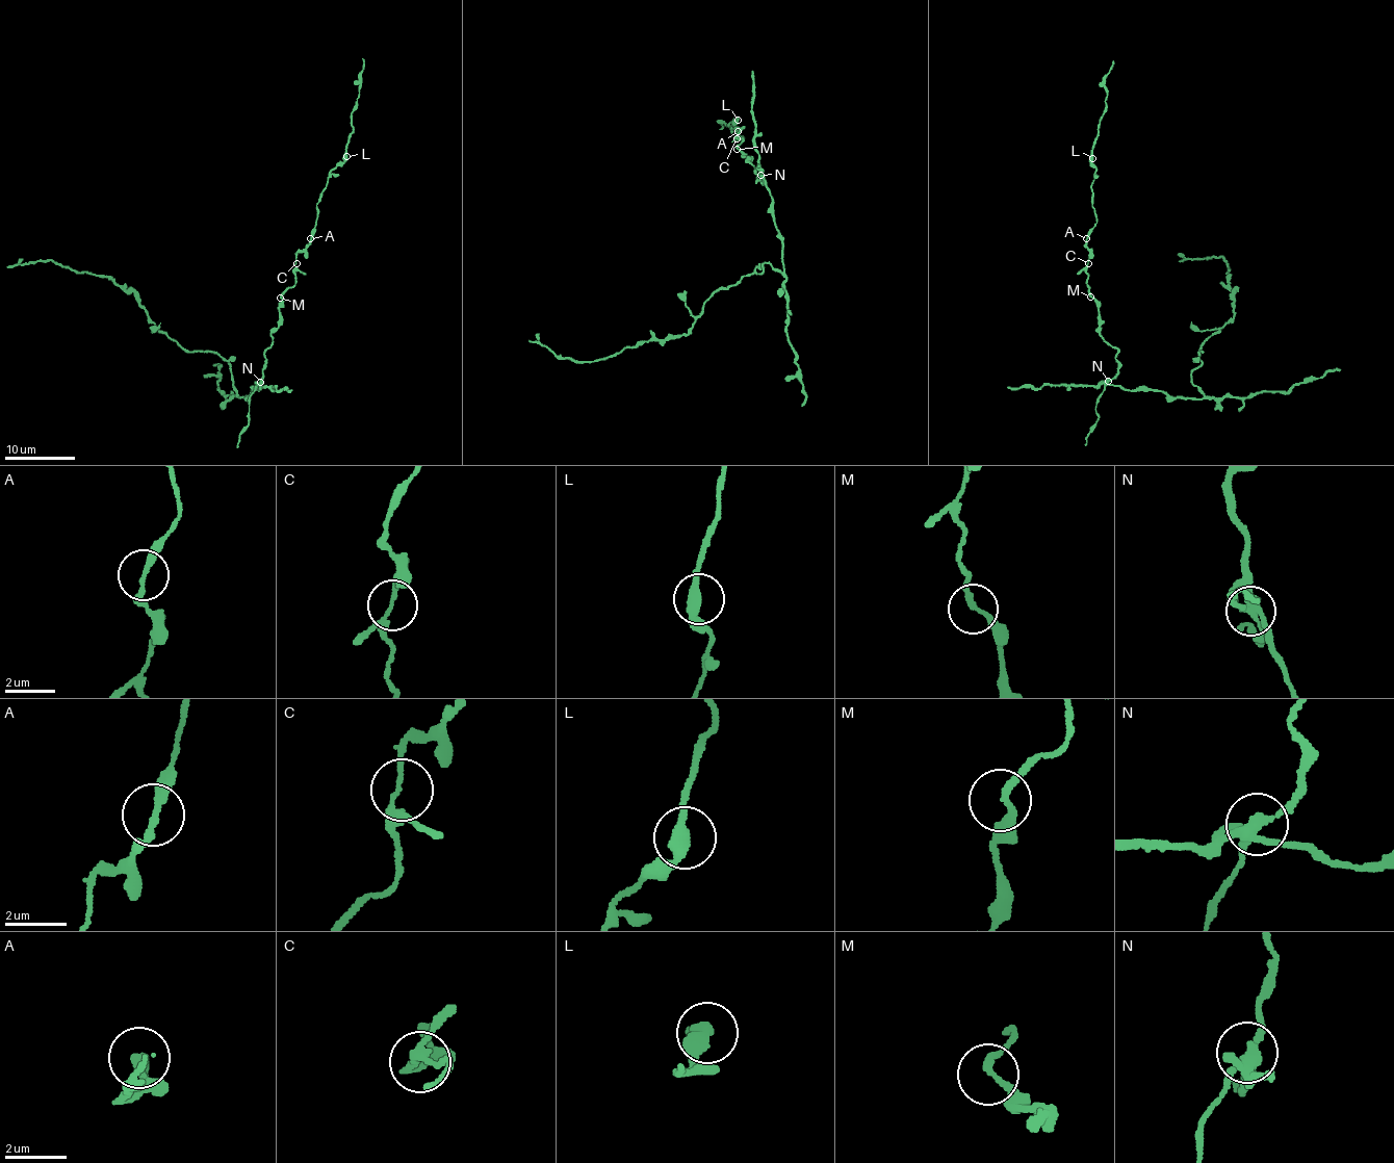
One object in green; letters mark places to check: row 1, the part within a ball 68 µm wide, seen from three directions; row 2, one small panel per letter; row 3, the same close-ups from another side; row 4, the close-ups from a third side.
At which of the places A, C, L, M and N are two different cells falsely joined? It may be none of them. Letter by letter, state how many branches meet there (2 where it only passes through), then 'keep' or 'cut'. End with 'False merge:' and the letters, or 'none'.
A: 2 | keep
C: 3 | keep
L: 2 | keep
M: 2 | keep
N: 4 | cut
False merge: N

